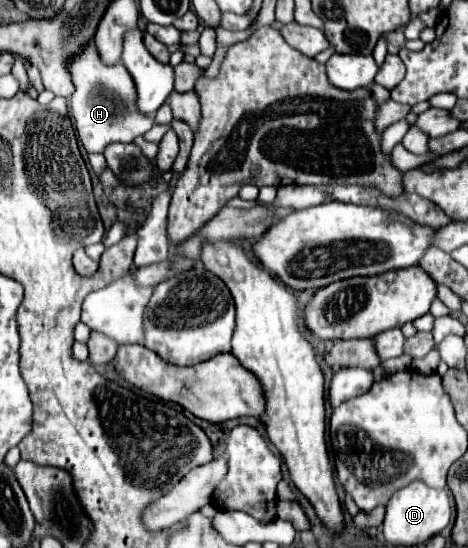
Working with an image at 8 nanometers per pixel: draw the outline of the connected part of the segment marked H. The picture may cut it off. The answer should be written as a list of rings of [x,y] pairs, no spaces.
[[[90,46],[90,50],[82,50],[82,54],[72,60],[70,72],[74,74],[76,86],[70,98],[70,114],[74,118],[74,128],[86,152],[102,154],[108,144],[132,142],[136,136],[152,128],[154,118],[142,118],[142,114],[134,110],[134,82],[122,64],[102,66],[102,62],[98,62],[96,48]]]

